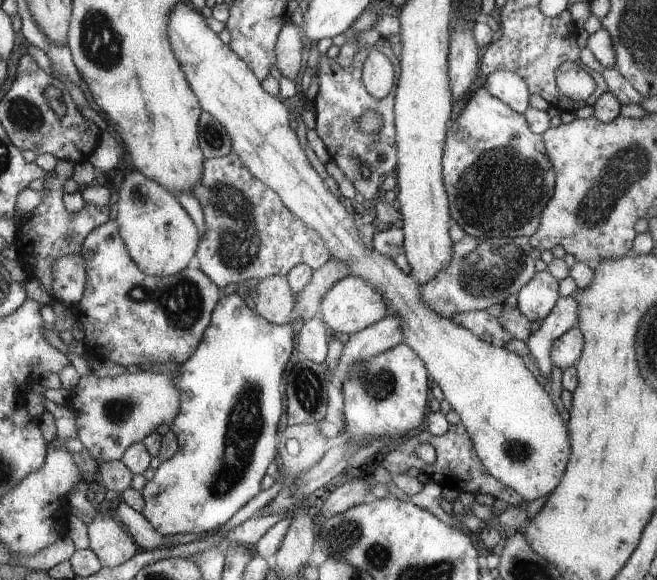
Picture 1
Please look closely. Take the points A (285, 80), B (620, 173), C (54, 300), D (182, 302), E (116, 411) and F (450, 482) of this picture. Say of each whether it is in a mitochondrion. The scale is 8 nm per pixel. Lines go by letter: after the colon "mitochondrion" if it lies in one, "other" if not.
A: other
B: mitochondrion
C: other
D: mitochondrion
E: mitochondrion
F: other

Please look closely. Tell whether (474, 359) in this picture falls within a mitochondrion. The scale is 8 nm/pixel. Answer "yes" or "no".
no

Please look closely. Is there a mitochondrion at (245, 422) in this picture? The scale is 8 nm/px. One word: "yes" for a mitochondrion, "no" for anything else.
yes

